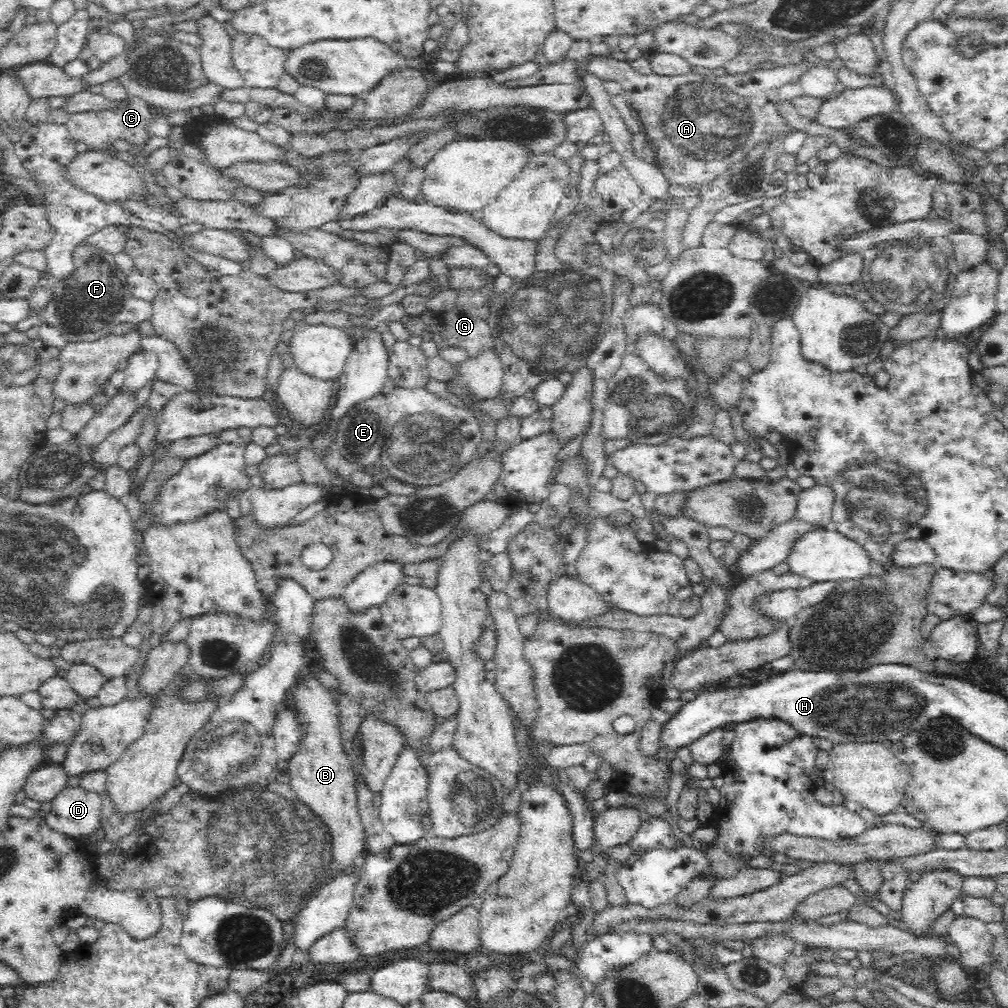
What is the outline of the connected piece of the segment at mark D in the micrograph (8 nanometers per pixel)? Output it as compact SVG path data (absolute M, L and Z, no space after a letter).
M81 786L64 787L51 803L52 810L46 814L45 824L53 832L80 840L90 838L96 830L101 828L104 800L103 796L98 795L98 793L86 790Z

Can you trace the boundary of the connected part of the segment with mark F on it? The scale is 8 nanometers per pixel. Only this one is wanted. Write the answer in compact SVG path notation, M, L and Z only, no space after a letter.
M82 244L75 248L72 262L74 270L56 285L57 293L42 312L43 322L58 328L66 341L78 342L99 340L112 334L116 326L134 318L123 306L123 296L133 296L124 283L127 276L118 269L111 254Z

